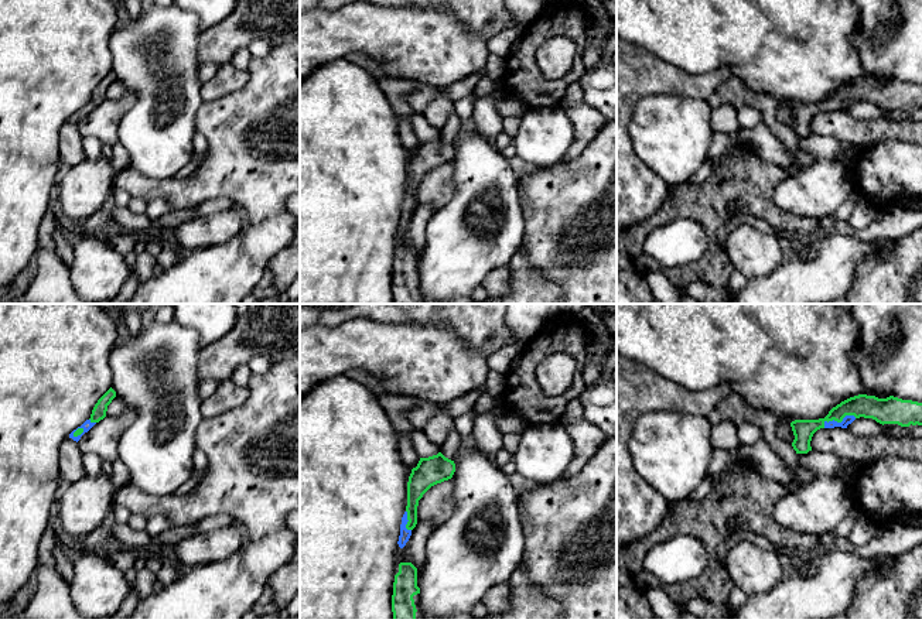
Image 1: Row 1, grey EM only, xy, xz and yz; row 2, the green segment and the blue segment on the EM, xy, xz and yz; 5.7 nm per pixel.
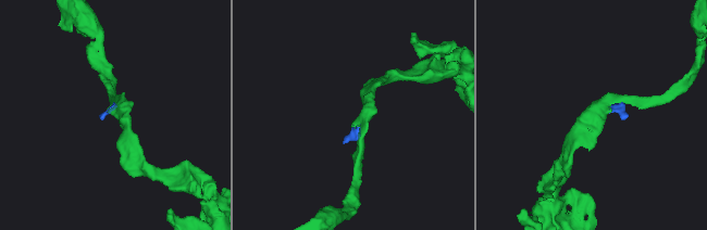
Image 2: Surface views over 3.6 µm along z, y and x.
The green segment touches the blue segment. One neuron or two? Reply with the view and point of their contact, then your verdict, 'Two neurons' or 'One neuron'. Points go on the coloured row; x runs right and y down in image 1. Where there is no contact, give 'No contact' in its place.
Touches green at yz (837, 421). One neuron

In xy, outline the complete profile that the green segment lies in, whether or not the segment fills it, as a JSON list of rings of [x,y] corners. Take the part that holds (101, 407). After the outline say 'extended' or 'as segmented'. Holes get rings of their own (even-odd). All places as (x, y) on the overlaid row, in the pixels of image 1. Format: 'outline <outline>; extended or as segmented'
outline [[[110,387],[95,404],[91,418],[86,420],[81,427],[74,430],[69,434],[69,438],[78,442],[85,432],[88,432],[96,423],[103,420],[106,417],[107,406],[112,403],[115,397],[116,391]]]; extended

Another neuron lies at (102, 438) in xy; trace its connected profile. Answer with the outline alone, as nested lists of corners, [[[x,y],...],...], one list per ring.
[[[127,407],[116,417],[106,415],[81,437],[79,449],[83,454],[95,454],[103,461],[113,462],[117,458],[117,441],[134,418],[136,410],[133,407]]]

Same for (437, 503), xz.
[[[453,481],[431,486],[417,506],[417,523],[428,521],[433,527],[448,519],[455,509]]]

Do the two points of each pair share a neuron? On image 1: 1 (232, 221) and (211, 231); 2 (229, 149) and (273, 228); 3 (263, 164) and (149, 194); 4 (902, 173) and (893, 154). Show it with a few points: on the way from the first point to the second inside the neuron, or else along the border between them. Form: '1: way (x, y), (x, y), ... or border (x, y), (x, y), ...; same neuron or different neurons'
1: way (226, 225), (217, 229); same neuron
2: border (284, 211), (248, 225); different neurons
3: way (235, 168), (194, 190), (177, 190); same neuron
4: way (898, 168), (893, 158); same neuron

